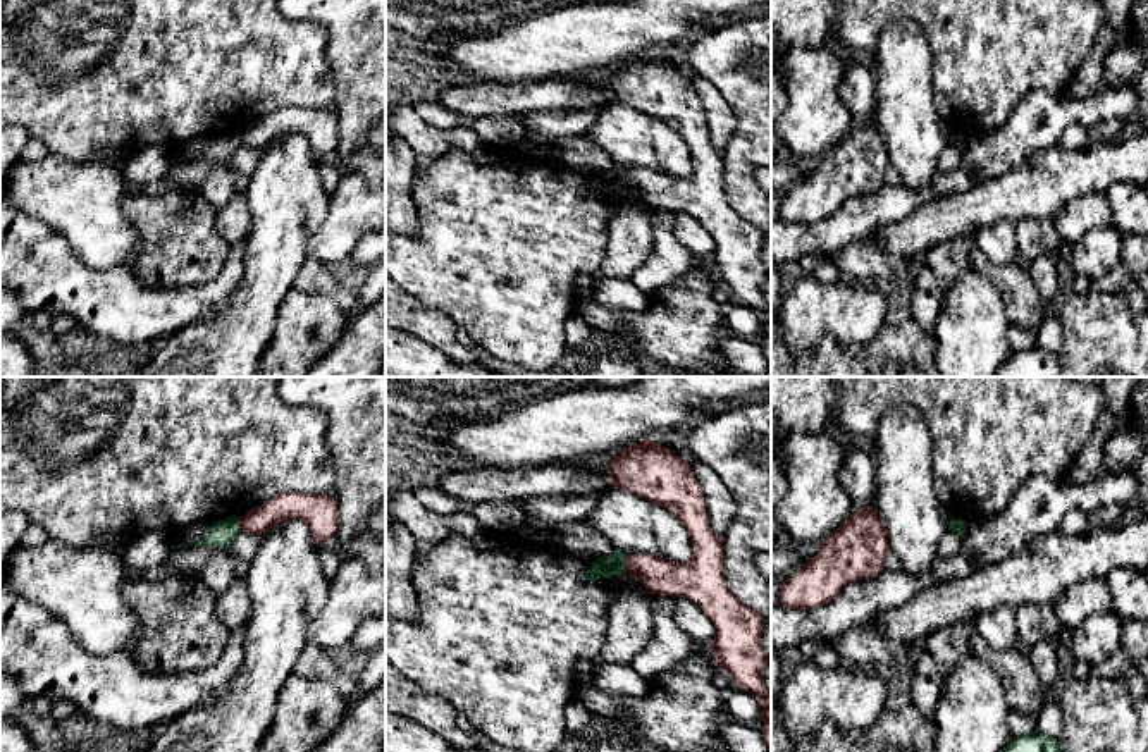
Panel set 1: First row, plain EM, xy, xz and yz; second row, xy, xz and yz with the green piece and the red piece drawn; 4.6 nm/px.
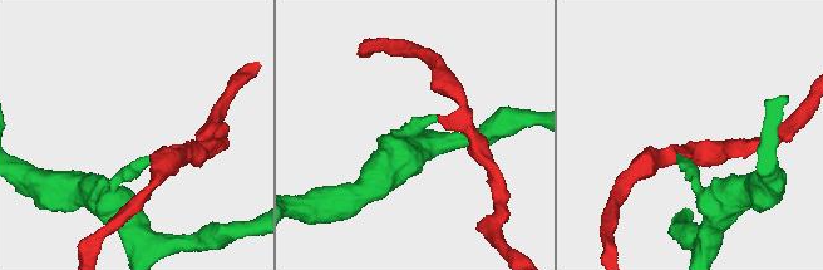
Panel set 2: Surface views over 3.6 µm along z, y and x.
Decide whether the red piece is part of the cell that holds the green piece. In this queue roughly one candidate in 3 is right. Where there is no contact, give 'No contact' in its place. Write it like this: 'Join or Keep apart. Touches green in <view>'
Keep apart. Touches green in xz

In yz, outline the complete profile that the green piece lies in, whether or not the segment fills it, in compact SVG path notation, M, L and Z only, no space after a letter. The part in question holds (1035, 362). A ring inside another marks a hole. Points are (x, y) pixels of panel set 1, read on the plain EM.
M1040 344L1014 351L995 377L1060 377L1060 356Z

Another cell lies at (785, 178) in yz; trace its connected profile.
M771 153L771 189L780 198L793 191L804 177L795 165L788 165L776 153Z

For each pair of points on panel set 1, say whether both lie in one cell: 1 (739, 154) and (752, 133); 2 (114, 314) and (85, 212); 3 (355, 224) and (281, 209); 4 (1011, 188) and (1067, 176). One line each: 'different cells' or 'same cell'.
1: same cell
2: different cells
3: different cells
4: same cell

